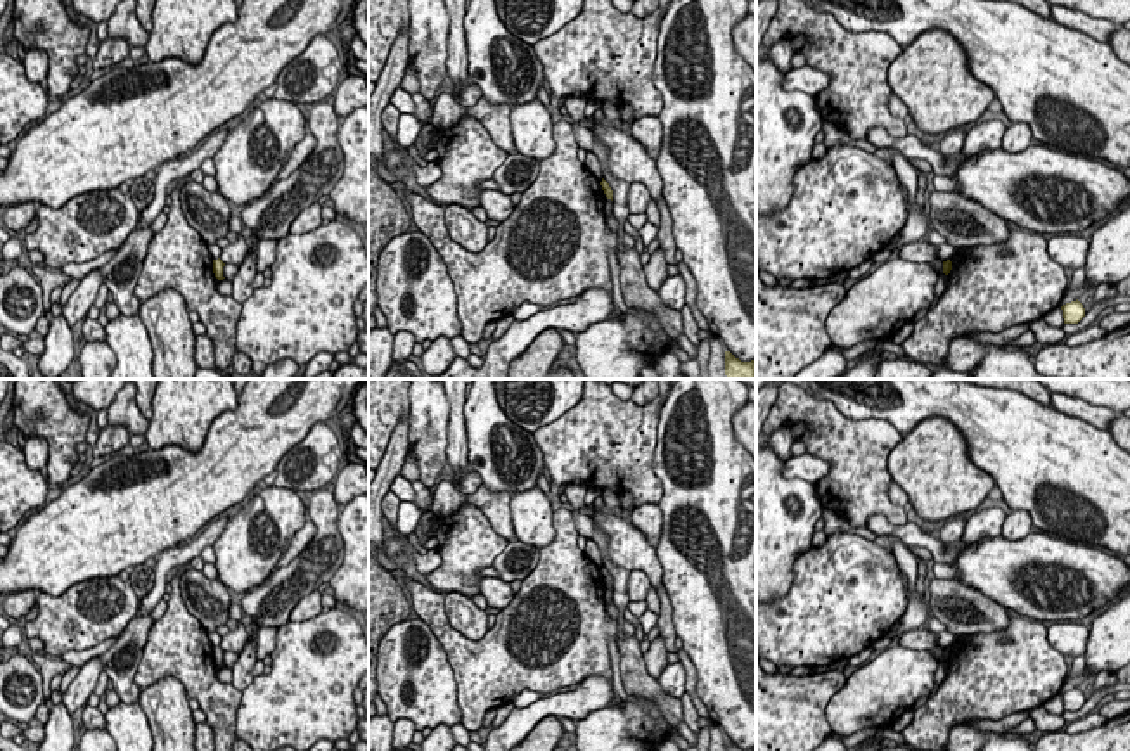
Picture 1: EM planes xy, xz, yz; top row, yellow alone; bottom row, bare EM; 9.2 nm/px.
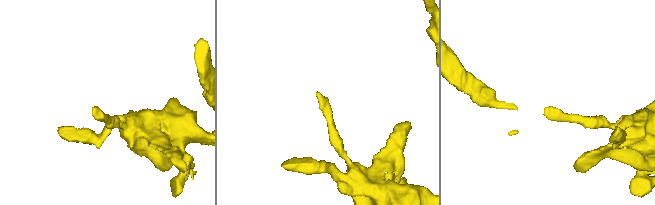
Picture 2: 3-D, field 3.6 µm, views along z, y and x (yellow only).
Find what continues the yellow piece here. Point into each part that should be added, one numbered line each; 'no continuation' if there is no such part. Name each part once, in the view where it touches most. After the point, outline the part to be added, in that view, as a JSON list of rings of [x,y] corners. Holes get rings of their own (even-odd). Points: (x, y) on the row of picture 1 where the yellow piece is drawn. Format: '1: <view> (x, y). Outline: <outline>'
no continuation

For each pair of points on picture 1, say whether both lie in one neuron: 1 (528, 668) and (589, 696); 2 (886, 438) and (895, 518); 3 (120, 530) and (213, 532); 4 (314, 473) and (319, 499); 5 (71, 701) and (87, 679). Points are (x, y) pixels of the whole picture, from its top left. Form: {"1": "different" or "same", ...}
{"1": "different", "2": "same", "3": "different", "4": "different", "5": "same"}

